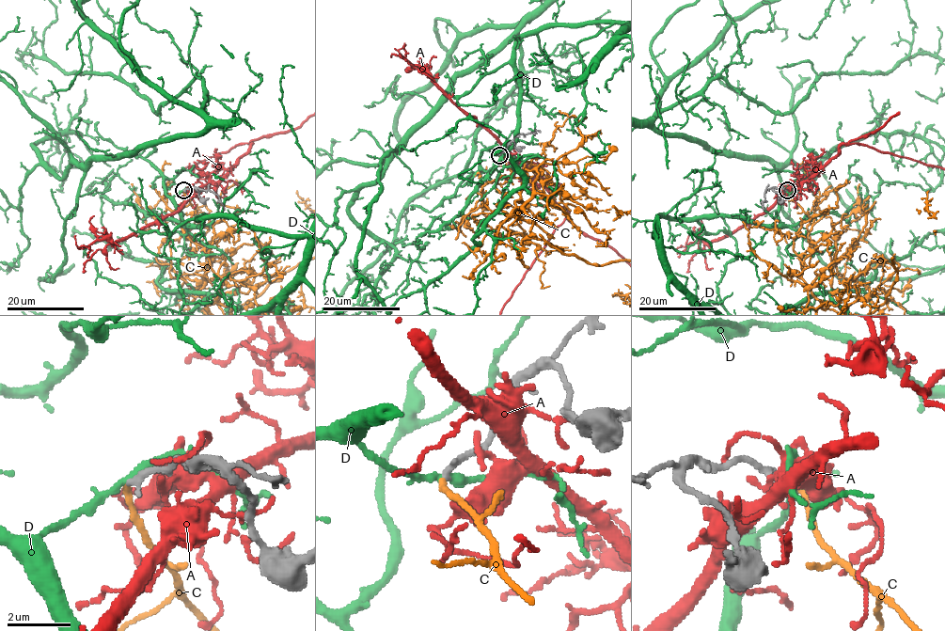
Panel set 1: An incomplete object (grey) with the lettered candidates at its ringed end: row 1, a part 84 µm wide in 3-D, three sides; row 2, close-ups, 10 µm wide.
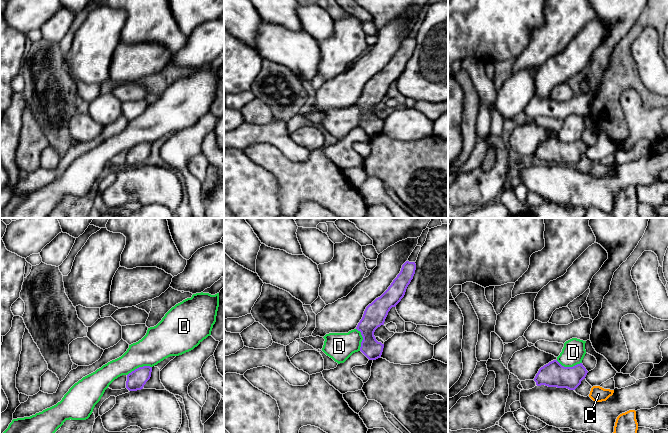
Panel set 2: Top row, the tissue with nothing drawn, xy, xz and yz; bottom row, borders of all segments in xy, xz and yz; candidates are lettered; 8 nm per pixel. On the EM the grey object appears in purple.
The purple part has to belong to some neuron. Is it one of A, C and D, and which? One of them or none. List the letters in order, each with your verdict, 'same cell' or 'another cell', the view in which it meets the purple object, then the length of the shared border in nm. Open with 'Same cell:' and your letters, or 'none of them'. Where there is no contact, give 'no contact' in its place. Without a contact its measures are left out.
Same cell: C
A: another cell; no contact
C: same cell; no contact
D: another cell; contact in yz; length 220 nm

